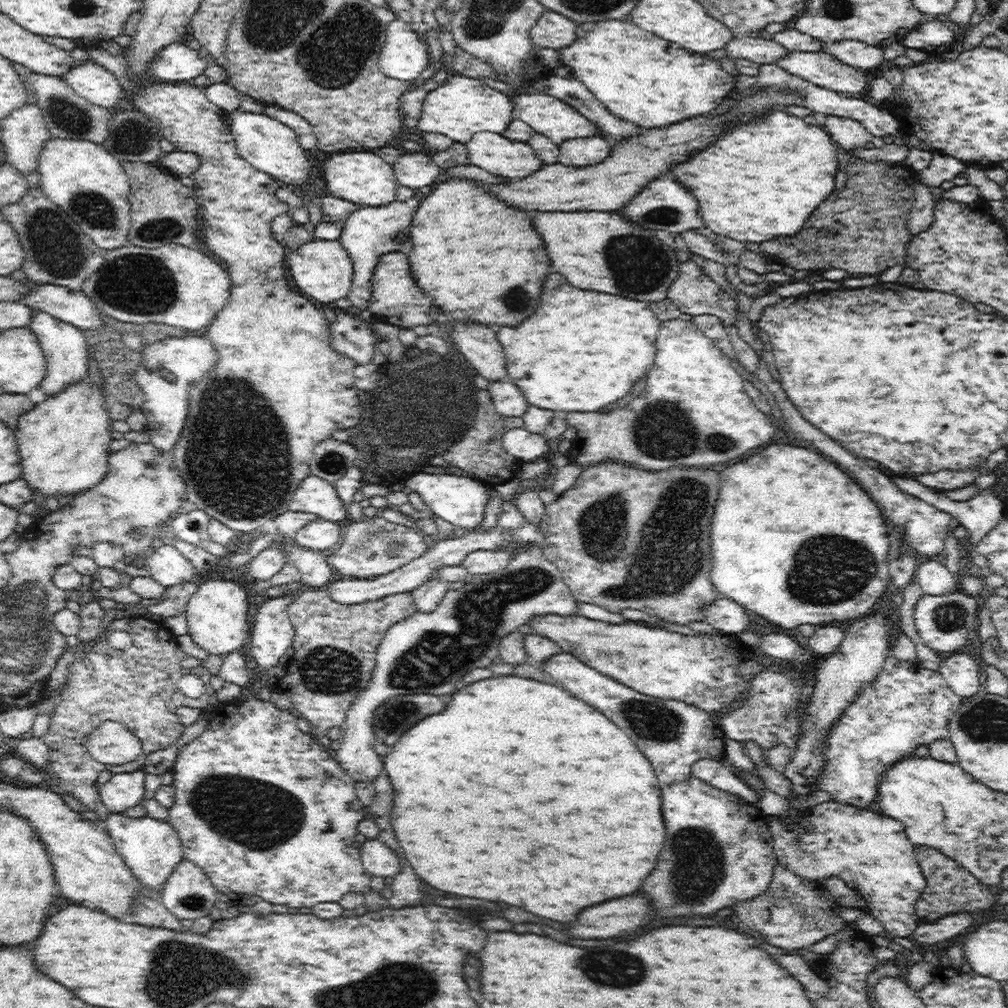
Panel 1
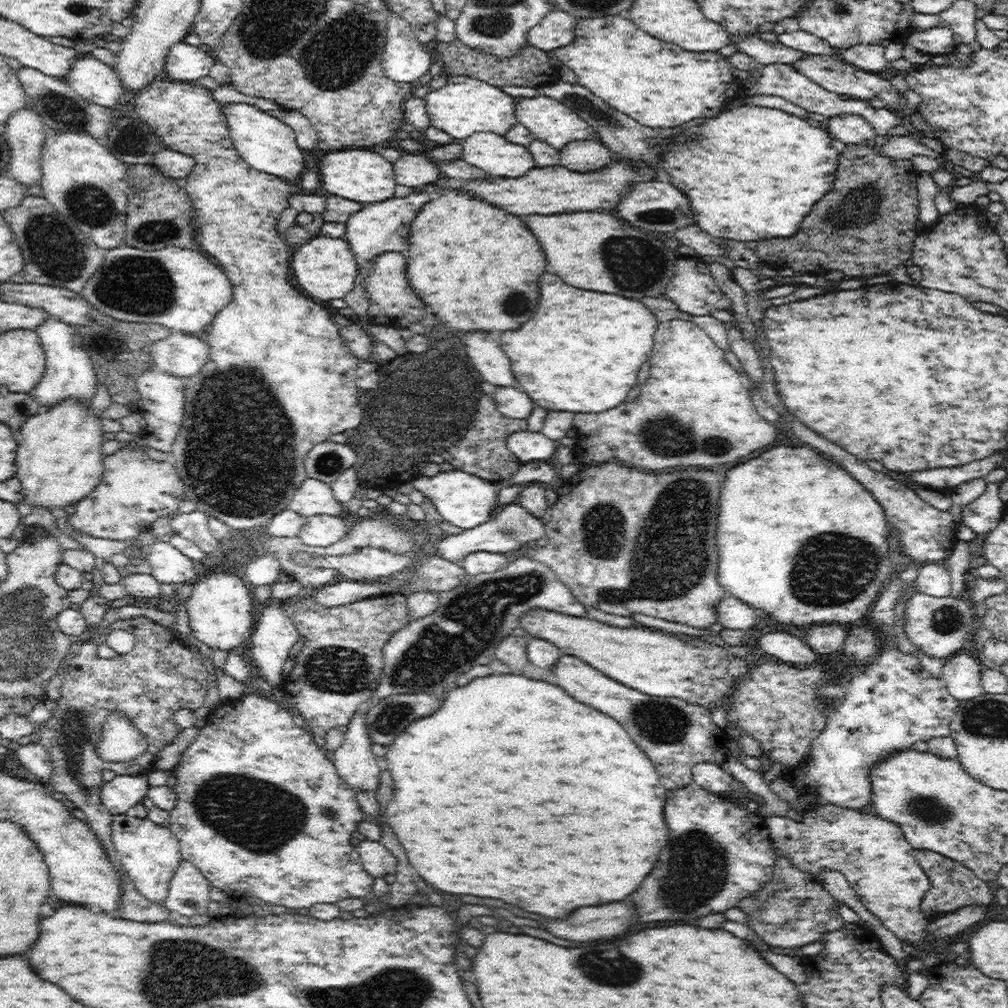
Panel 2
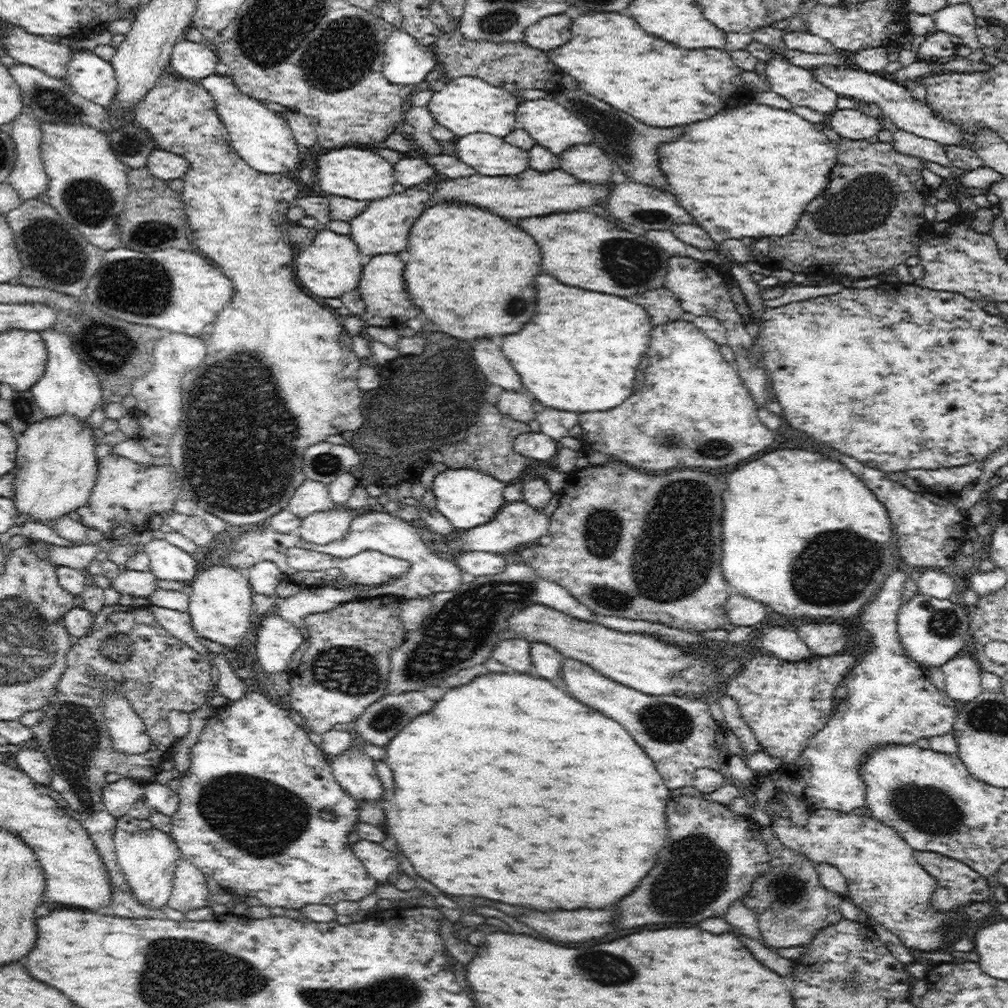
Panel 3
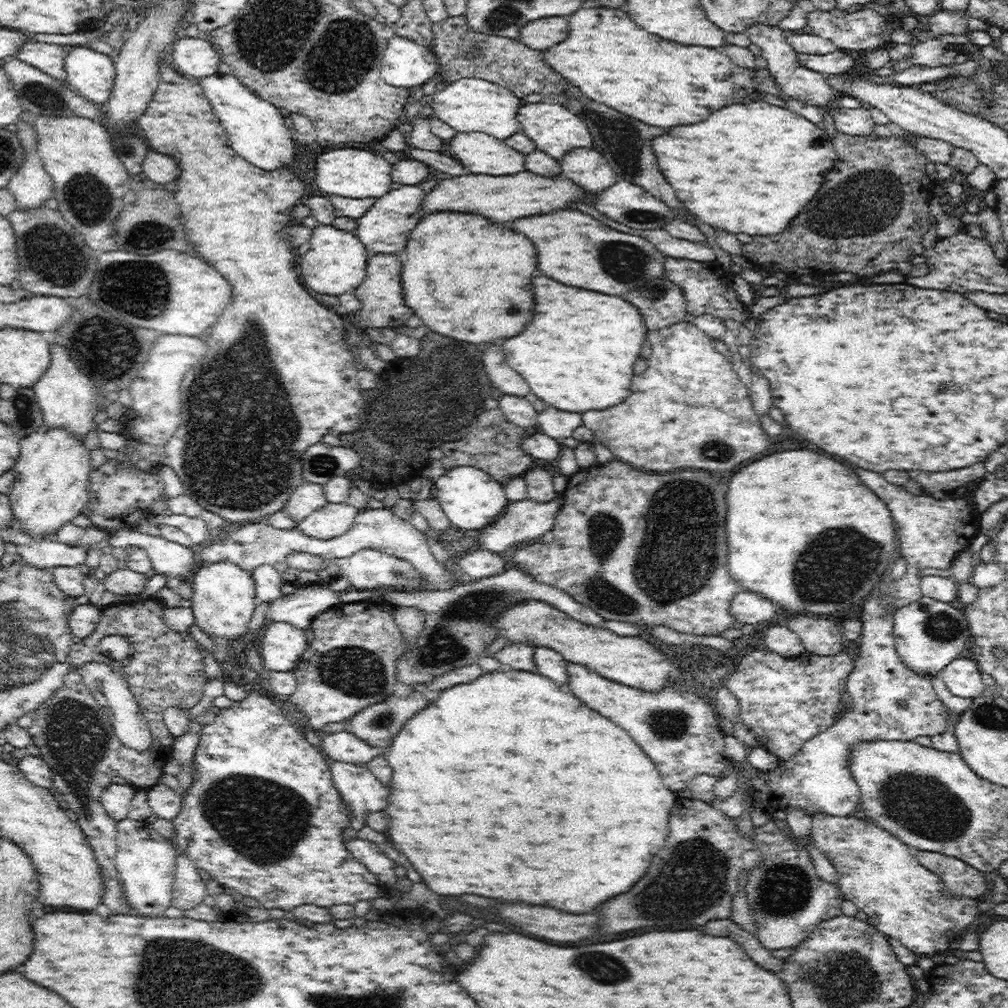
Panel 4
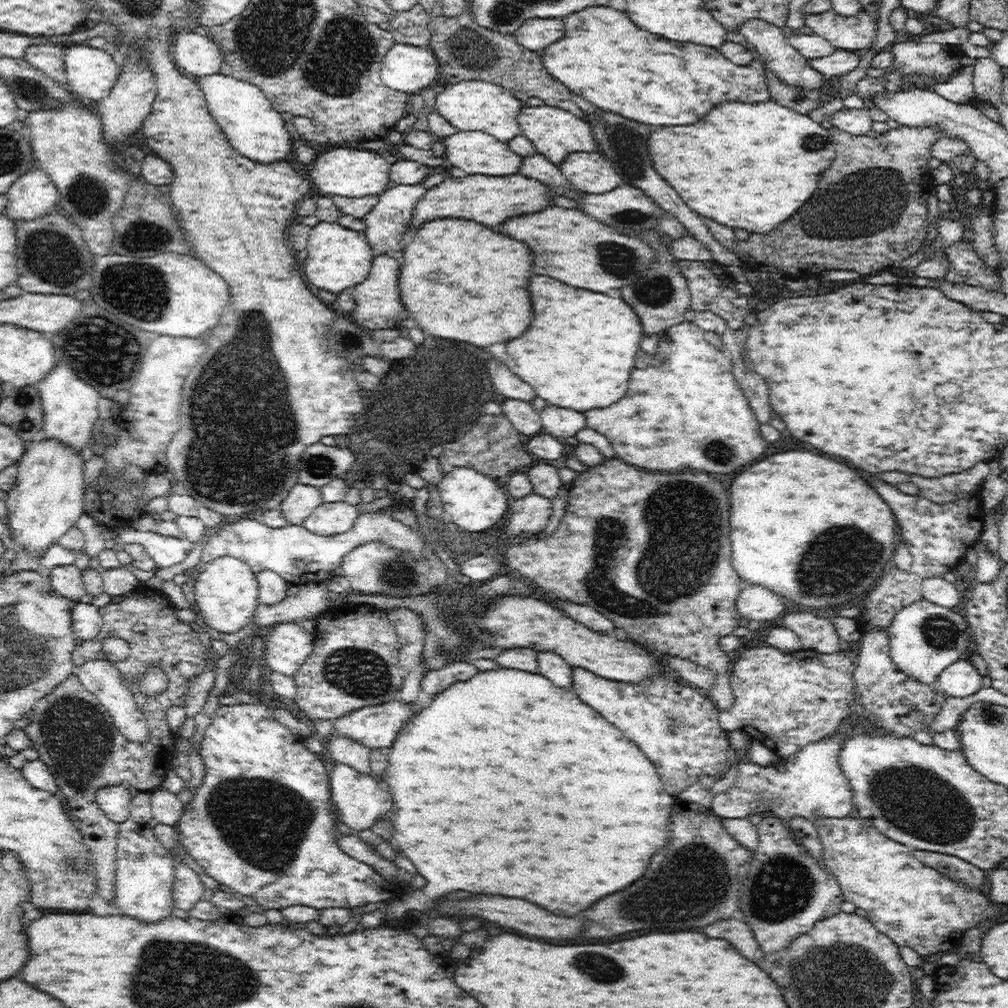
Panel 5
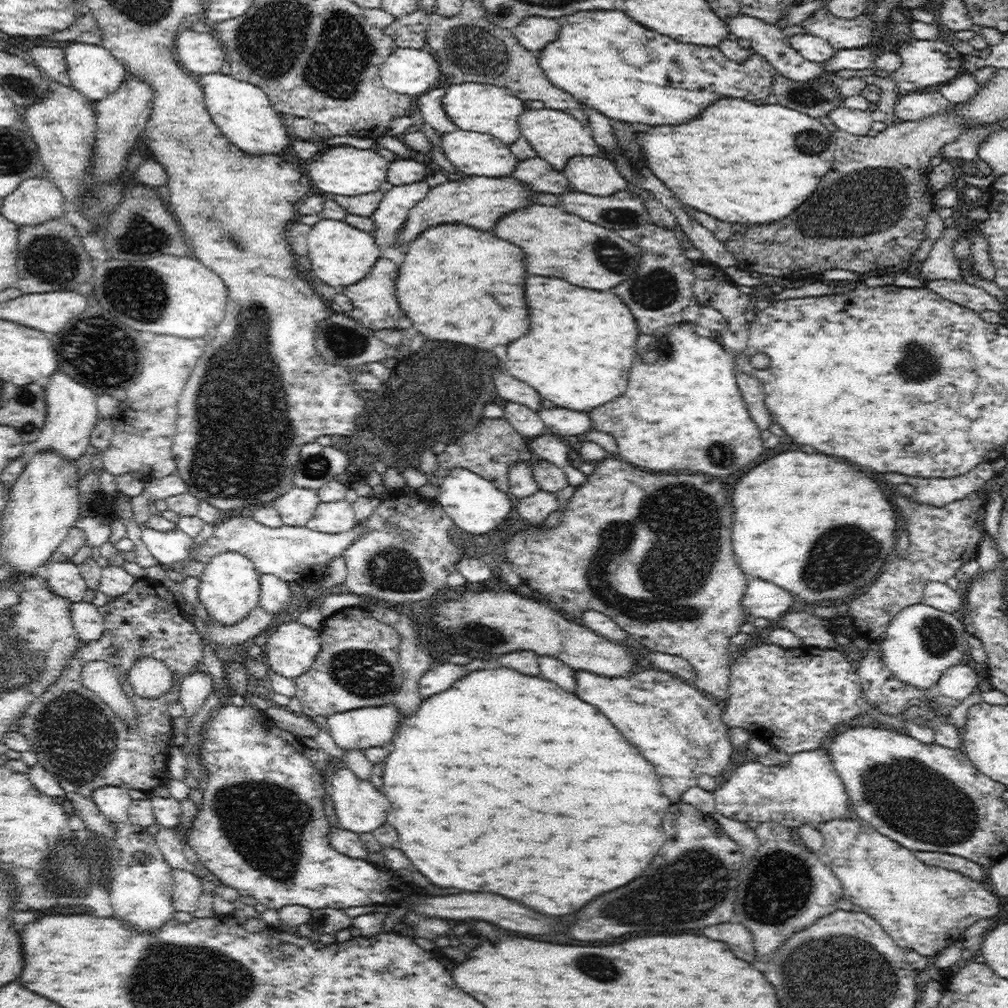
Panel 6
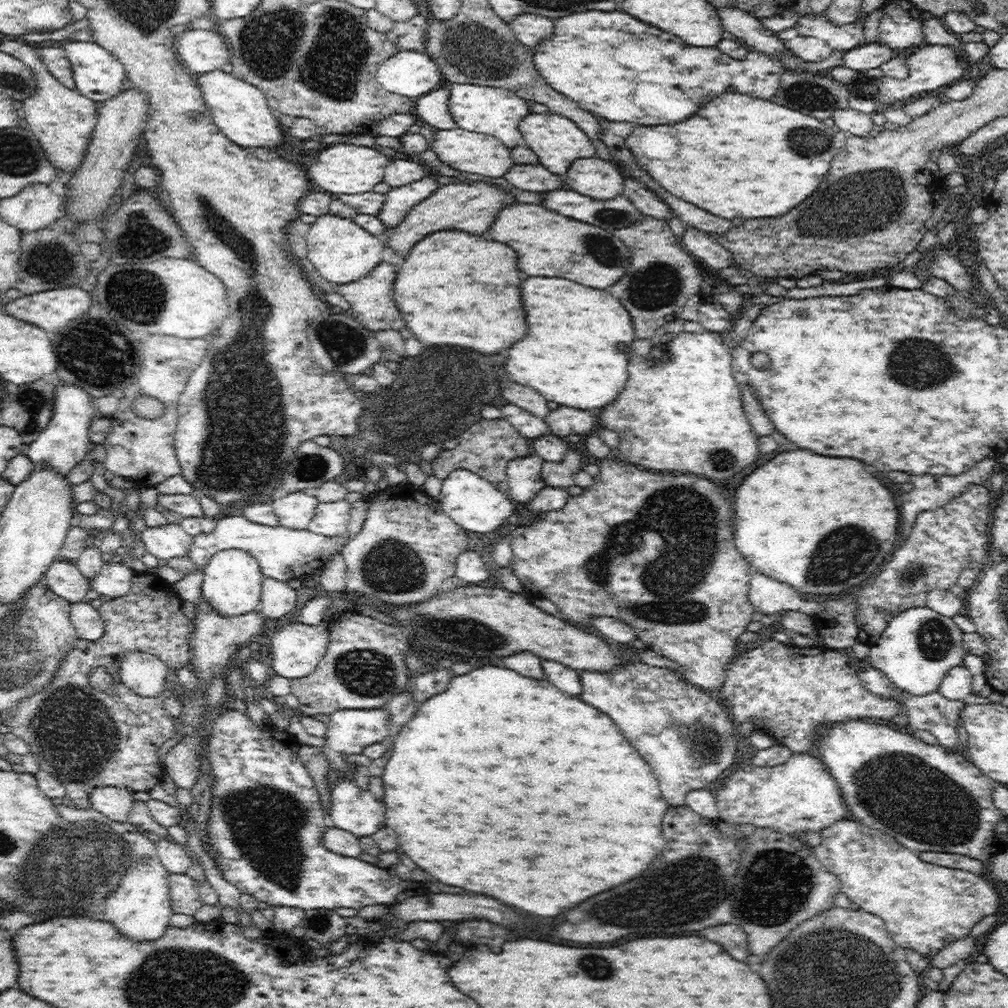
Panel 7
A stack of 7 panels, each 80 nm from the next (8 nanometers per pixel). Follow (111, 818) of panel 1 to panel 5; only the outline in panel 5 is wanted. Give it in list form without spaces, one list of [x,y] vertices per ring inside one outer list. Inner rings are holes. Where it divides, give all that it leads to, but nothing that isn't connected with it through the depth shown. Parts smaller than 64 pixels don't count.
[[[126,820],[119,824],[116,852],[116,878],[115,897],[113,904],[120,908],[121,912],[133,916],[142,922],[158,922],[172,914],[173,909],[173,882],[175,879],[175,856],[156,838],[152,828],[146,828],[146,824],[135,824],[132,820]]]

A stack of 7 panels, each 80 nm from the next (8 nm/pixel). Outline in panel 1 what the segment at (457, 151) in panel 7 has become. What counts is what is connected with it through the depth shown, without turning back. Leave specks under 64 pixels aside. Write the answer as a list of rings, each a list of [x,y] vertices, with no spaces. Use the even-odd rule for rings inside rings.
[[[477,132],[465,145],[470,162],[492,174],[524,178],[542,168],[542,162],[528,144],[494,132]]]

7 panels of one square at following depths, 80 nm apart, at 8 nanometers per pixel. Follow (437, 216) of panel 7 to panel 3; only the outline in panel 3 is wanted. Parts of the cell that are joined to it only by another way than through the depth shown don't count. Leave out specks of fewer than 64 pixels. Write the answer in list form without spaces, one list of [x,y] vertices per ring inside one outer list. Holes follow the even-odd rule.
[[[532,168],[520,172],[520,176],[486,176],[476,173],[472,176],[446,179],[437,185],[433,193],[435,202],[466,202],[492,210],[502,218],[528,218],[528,216],[546,216],[554,212],[572,212],[590,204],[604,204],[612,184],[594,186],[586,180],[578,180],[575,175],[558,168],[554,172],[536,172]]]

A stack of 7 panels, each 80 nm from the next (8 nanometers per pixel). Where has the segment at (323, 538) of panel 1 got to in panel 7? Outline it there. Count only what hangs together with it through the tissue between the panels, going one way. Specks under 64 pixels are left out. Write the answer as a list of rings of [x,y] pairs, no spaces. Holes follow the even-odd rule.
[[[345,500],[318,503],[308,530],[324,536],[345,534],[350,520],[351,504]]]

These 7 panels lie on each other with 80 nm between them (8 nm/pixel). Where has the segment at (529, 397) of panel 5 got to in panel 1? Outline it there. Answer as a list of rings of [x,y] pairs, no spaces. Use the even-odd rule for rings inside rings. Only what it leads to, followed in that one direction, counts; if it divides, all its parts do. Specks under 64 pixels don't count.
[[[456,322],[452,340],[470,360],[470,364],[478,370],[478,374],[484,376],[484,379],[488,378],[489,383],[512,382],[508,377],[506,355],[492,328],[484,324]]]

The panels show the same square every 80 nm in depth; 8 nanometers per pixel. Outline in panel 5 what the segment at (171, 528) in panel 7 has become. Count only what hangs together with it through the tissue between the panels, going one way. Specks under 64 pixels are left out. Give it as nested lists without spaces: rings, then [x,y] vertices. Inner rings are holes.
[[[133,527],[120,531],[116,541],[128,545],[131,543],[142,544],[145,551],[153,558],[158,569],[182,562],[194,546],[194,543],[185,536],[182,538],[164,536],[156,531],[138,531]]]

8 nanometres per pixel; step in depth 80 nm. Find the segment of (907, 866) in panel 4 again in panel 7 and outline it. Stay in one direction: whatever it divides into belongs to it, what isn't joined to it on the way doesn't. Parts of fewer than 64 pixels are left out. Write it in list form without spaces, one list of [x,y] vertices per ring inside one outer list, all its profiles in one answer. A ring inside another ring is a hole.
[[[843,819],[820,833],[821,843],[812,848],[816,859],[837,876],[841,891],[851,902],[883,920],[892,940],[903,949],[911,948],[930,959],[951,942],[969,936],[984,916],[995,914],[998,908],[998,892],[992,881],[976,873],[924,862],[918,857],[918,852],[904,848],[879,829],[862,825],[856,820]]]

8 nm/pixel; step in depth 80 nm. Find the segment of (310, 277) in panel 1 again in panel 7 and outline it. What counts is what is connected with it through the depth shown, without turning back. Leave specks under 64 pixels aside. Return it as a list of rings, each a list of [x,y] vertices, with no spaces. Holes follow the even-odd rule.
[[[327,213],[310,225],[305,253],[321,276],[339,285],[354,282],[372,272],[382,262],[382,248],[385,245],[385,237],[372,235],[352,219]]]

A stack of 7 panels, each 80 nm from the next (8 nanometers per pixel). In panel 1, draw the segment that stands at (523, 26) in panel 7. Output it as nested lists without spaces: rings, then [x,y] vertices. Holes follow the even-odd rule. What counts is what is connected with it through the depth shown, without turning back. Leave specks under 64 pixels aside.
[[[545,9],[531,28],[531,37],[537,48],[564,48],[576,40],[576,22],[562,14]]]

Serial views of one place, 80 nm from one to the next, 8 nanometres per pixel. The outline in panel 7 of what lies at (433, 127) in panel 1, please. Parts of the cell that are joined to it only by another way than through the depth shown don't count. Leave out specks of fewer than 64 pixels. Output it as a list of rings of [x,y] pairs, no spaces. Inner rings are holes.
[[[452,83],[448,88],[450,89],[450,98],[448,98],[450,114],[458,127],[495,136],[510,149],[523,143],[523,136],[520,136],[519,131],[520,120],[531,111],[531,108],[530,103],[526,104],[527,101],[520,98],[517,92],[507,88],[460,83]]]

